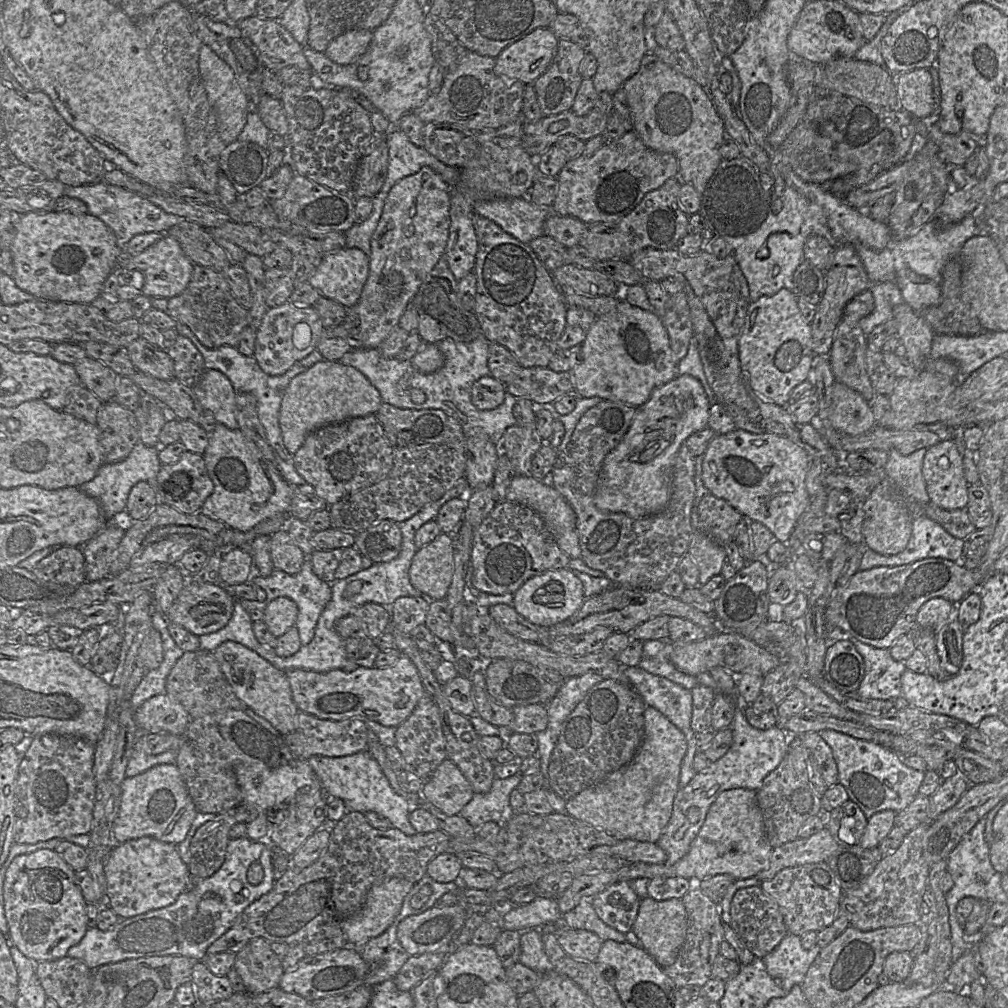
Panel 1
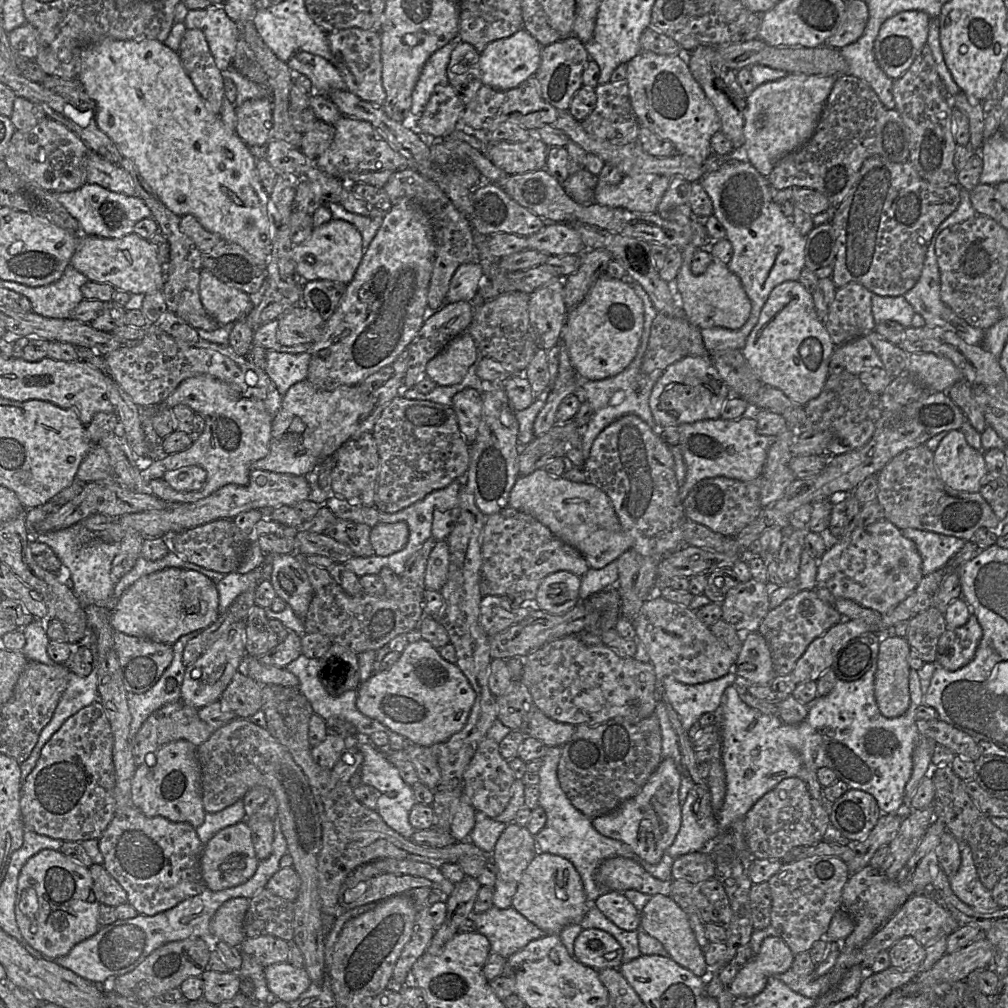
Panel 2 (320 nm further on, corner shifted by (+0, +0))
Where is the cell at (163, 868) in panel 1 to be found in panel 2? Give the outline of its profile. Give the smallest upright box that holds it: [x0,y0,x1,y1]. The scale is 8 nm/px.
[98,804,206,916]

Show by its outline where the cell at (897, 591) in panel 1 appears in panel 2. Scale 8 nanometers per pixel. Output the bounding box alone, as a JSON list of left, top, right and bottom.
[758,590,843,674]

